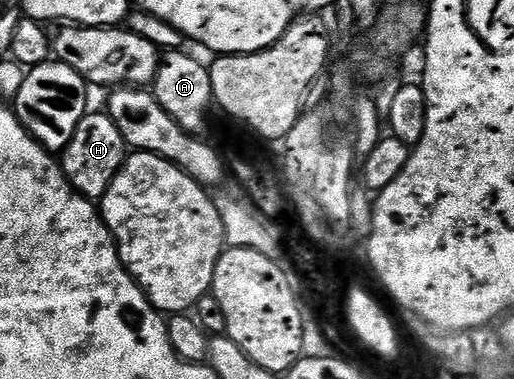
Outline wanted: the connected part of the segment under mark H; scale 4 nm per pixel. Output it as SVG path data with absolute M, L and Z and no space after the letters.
M89 112L81 120L81 124L77 124L77 132L71 143L62 150L61 165L63 175L67 177L75 193L92 200L102 200L109 184L113 184L128 157L129 147L125 136L121 136L121 128L113 124L111 115L106 112Z

